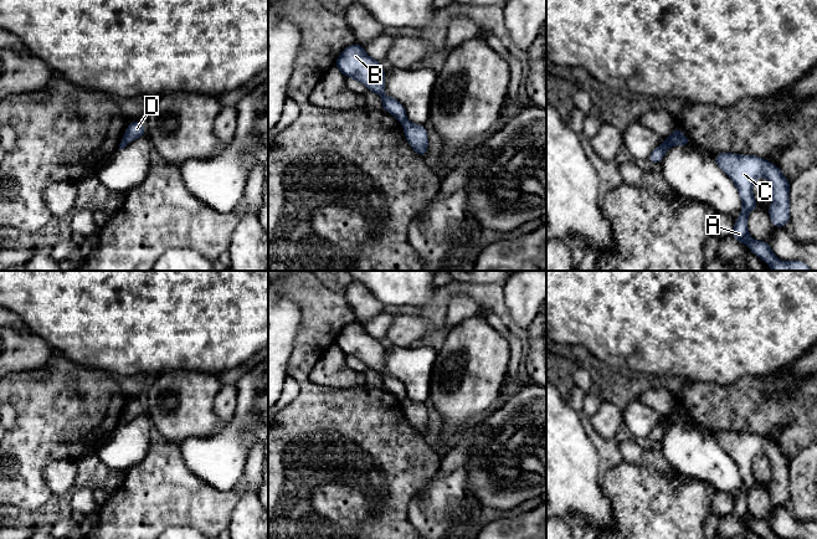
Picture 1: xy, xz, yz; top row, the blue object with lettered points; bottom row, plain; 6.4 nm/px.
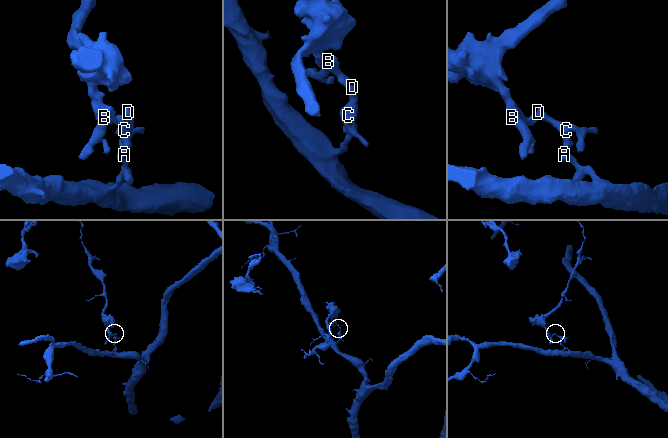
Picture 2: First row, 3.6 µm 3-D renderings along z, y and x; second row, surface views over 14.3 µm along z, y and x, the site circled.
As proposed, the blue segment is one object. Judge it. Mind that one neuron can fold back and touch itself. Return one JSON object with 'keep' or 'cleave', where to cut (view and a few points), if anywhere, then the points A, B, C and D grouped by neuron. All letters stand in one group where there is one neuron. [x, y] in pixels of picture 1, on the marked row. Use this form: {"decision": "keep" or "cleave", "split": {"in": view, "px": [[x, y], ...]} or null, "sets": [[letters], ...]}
{"decision": "cleave", "split": {"in": "yz", "px": [[669, 135], [676, 143]]}, "sets": [["A", "C", "D"], ["B"]]}

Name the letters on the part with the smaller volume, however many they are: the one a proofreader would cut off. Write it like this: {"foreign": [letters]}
{"foreign": ["B"]}

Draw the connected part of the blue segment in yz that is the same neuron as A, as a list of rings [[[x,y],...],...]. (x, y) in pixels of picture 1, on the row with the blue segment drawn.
[[[720,153],[713,159],[733,180],[741,199],[741,215],[735,220],[733,238],[747,245],[750,251],[764,260],[772,271],[812,271],[803,261],[783,262],[779,260],[769,242],[752,240],[747,231],[747,216],[759,206],[751,190],[757,176],[767,178],[771,185],[774,199],[769,206],[769,214],[772,226],[775,229],[786,227],[790,221],[788,190],[791,183],[779,166],[766,161],[764,158],[747,154]]]

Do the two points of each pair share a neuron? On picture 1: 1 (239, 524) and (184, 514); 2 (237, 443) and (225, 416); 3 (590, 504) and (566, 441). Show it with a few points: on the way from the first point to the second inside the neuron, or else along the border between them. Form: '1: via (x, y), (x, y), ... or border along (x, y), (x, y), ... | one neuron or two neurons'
1: border along (241, 496), (227, 525) | two neurons
2: border along (237, 394), (234, 415), (221, 425) | two neurons
3: via (575, 488), (566, 480), (566, 457) | one neuron

